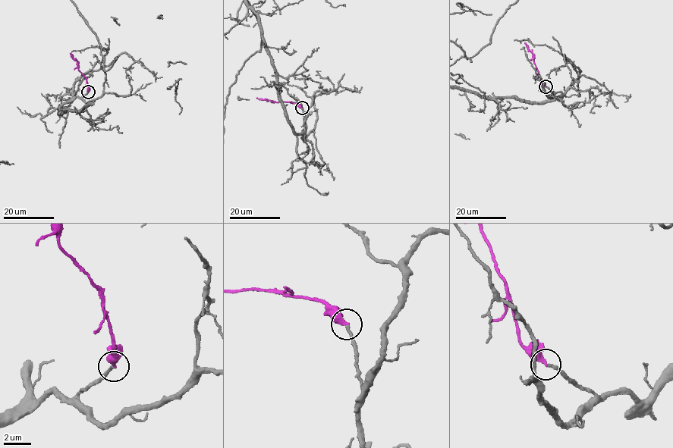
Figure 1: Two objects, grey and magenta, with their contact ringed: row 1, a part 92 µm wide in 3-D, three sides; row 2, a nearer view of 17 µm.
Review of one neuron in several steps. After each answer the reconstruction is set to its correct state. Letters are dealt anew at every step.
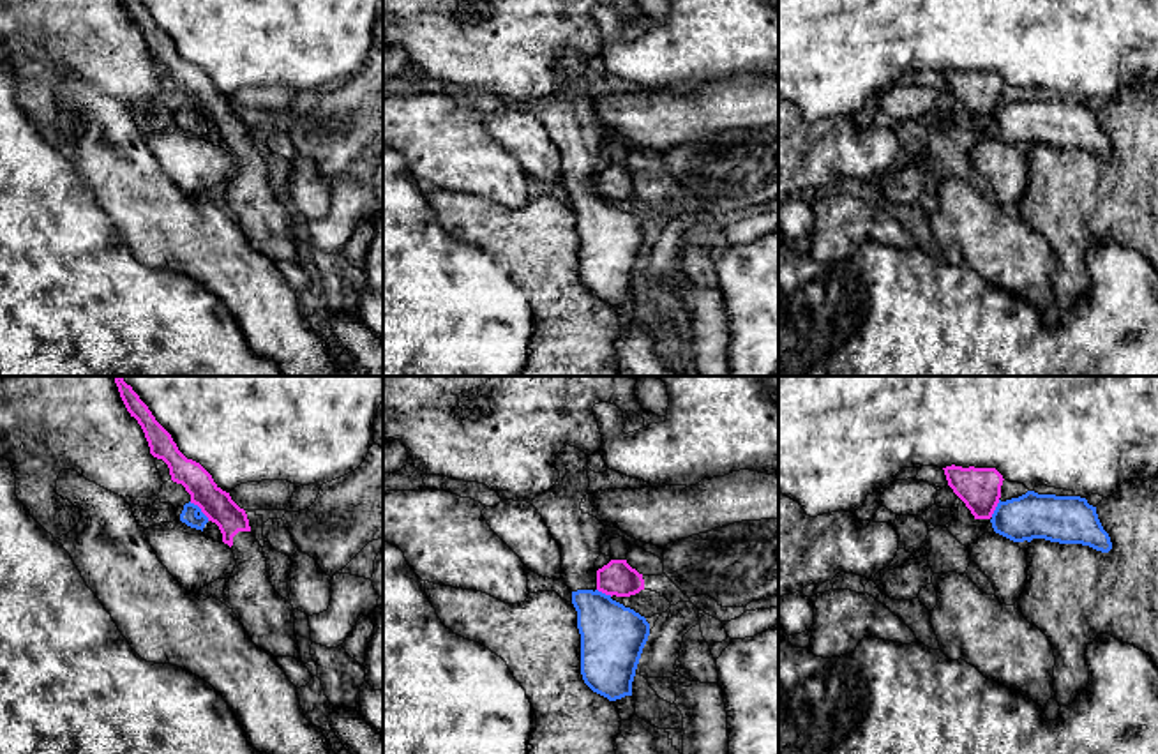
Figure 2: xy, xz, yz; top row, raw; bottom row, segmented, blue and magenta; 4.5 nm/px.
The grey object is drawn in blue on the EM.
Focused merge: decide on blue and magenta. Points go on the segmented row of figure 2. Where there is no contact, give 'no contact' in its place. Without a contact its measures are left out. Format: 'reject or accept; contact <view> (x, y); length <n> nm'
reject; contact xy (200, 509); length 130 nm

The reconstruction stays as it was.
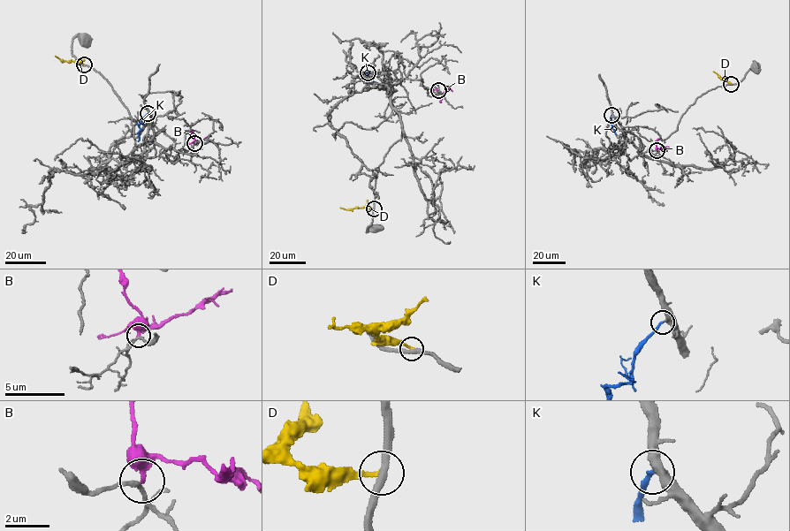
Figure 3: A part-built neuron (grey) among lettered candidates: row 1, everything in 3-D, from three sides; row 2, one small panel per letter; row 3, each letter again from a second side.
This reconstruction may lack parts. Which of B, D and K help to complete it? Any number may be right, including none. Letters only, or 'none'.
K

